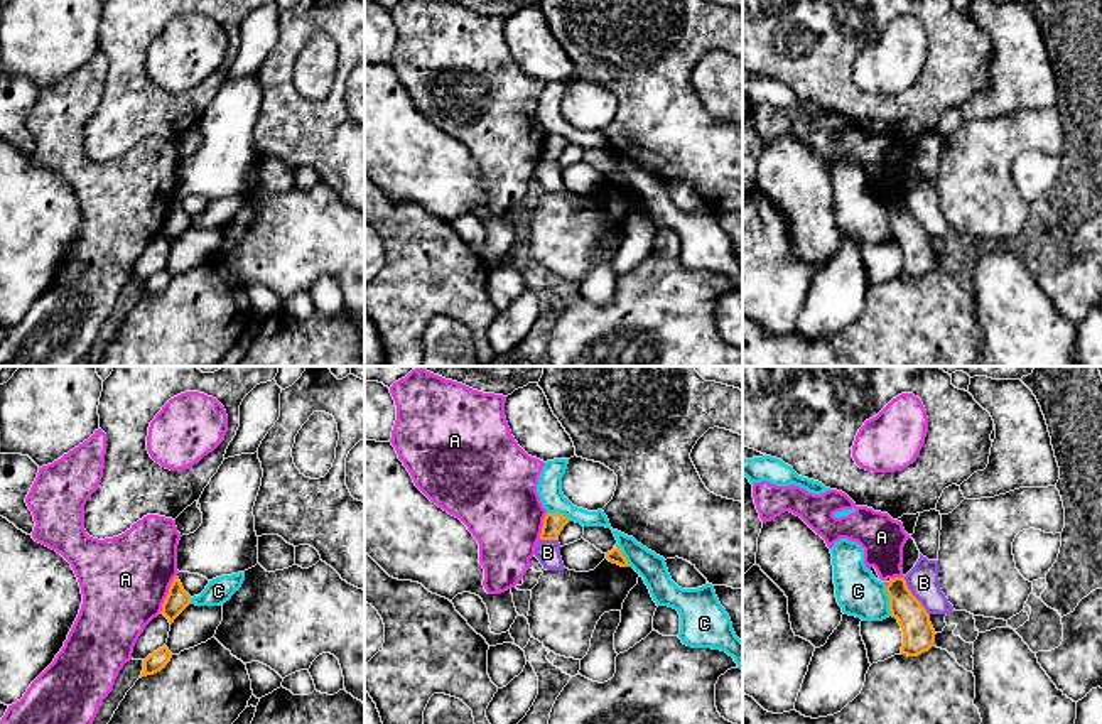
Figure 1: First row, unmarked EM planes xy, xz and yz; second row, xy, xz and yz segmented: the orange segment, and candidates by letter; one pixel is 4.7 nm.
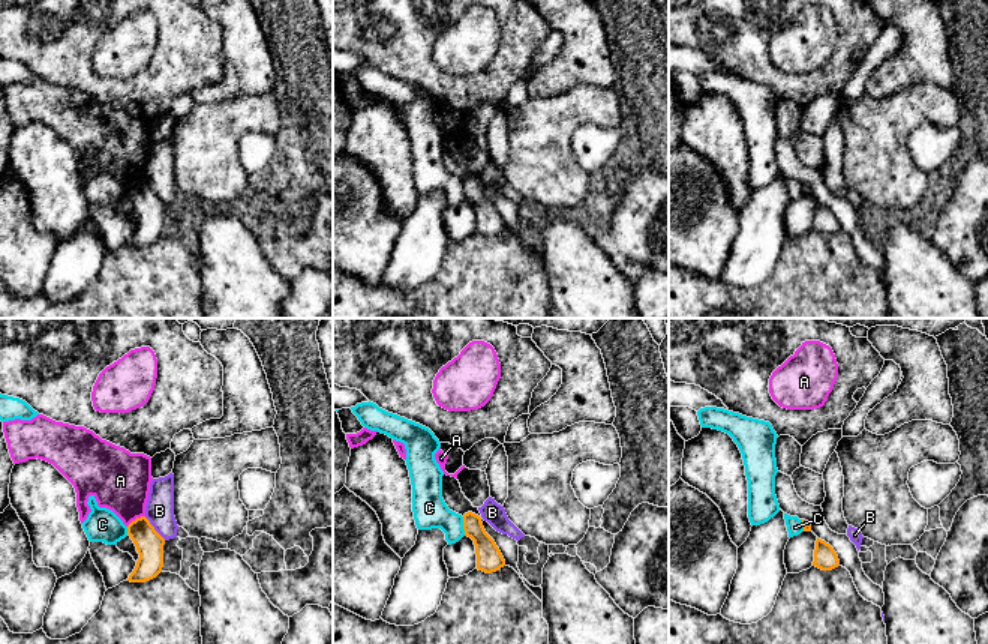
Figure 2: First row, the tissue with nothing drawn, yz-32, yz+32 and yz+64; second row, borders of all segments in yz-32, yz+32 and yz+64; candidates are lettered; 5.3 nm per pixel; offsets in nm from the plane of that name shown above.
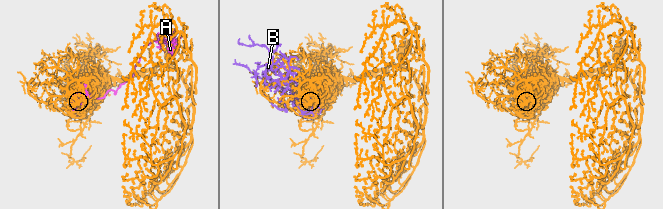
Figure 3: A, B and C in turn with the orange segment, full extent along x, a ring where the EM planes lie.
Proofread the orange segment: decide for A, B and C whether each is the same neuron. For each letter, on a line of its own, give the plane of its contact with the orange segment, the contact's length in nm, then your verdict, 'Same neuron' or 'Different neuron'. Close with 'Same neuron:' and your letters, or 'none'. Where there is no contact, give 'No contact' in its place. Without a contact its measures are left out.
A: Touches orange in xy. Shared border 200 nm. Different neuron
B: Touches orange in yz. Shared border 220 nm. Different neuron
C: Touches orange in yz. Shared border 150 nm. Different neuron
Same neuron: none

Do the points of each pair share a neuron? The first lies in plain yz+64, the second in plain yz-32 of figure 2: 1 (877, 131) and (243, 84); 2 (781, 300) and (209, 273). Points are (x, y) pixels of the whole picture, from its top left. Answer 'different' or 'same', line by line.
1: different
2: different

